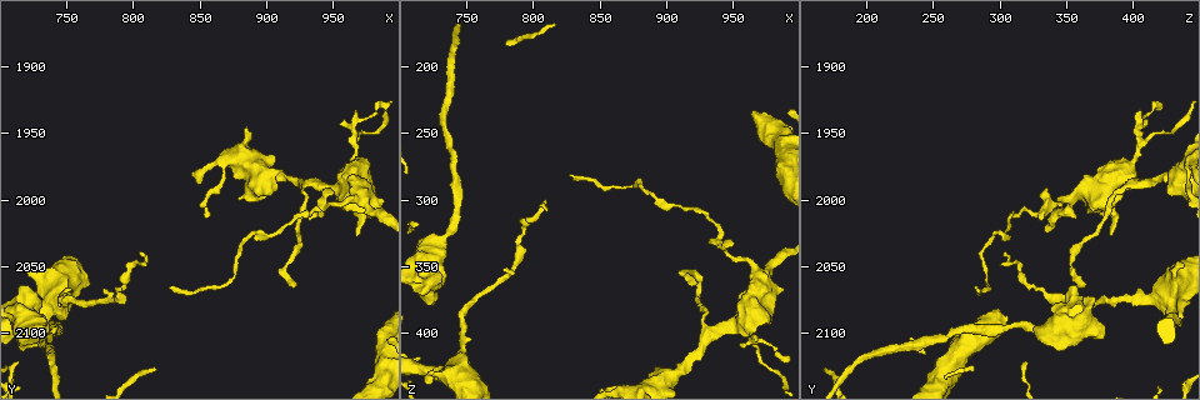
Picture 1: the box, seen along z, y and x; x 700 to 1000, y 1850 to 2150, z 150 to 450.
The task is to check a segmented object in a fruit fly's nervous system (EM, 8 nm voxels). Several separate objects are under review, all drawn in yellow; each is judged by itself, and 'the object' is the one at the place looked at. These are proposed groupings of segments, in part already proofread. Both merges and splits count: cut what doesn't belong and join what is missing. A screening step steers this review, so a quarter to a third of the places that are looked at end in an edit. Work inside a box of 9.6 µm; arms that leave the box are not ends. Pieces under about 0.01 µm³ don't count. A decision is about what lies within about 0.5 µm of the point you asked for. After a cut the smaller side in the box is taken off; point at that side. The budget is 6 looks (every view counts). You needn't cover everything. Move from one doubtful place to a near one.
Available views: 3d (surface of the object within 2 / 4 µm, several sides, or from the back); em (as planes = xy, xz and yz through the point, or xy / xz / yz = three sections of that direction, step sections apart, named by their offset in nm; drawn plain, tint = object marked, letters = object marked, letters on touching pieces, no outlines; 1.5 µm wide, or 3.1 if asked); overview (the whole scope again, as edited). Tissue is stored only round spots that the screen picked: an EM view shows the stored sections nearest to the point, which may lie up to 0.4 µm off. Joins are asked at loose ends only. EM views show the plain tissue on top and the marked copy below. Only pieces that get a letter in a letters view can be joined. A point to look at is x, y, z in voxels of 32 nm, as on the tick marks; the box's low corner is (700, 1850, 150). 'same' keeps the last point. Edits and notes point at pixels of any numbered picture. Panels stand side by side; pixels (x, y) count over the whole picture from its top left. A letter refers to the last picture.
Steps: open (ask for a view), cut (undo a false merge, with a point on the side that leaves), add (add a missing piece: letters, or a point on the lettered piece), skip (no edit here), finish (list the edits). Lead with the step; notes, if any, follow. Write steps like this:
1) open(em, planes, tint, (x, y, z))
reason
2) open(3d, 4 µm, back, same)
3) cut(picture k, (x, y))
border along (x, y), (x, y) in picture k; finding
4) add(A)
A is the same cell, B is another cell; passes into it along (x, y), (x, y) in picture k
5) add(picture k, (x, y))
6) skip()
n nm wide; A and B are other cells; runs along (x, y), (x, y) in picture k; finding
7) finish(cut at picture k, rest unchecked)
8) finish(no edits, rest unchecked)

open(3d, 4 µm, (808, 2040, 306))
thin end

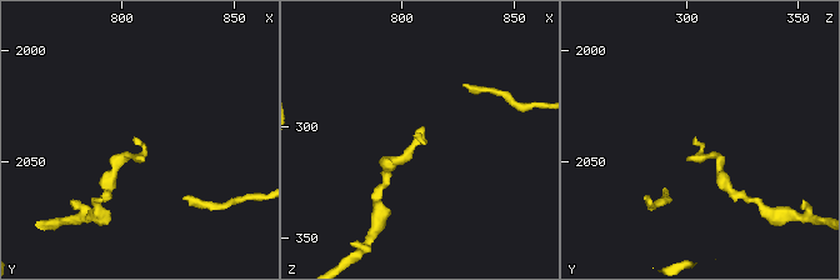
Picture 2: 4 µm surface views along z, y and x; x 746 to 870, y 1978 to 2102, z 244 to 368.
open(em, planes, letters, (805, 2040, 305))

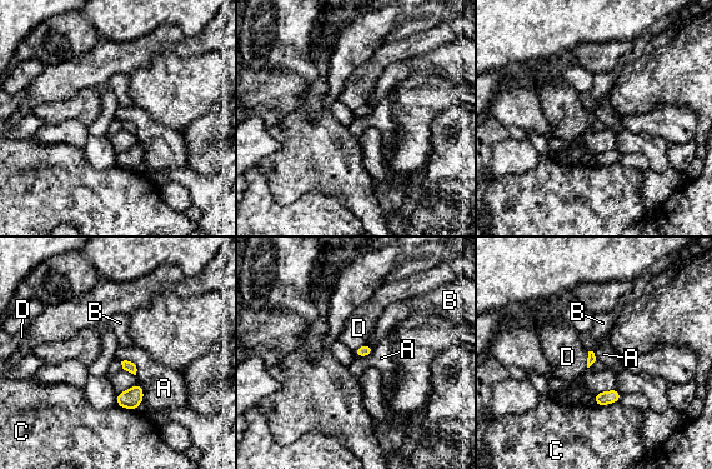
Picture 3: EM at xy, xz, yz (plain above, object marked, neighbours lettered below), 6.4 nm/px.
skip()
A, B, C and D are other cells; border along (121, 360), (133, 363), (136, 374) in picture 3; no lettered piece goes on from it

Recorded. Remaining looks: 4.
open(em, xy, step 4, tint, (948, 1992, 332))
thin end

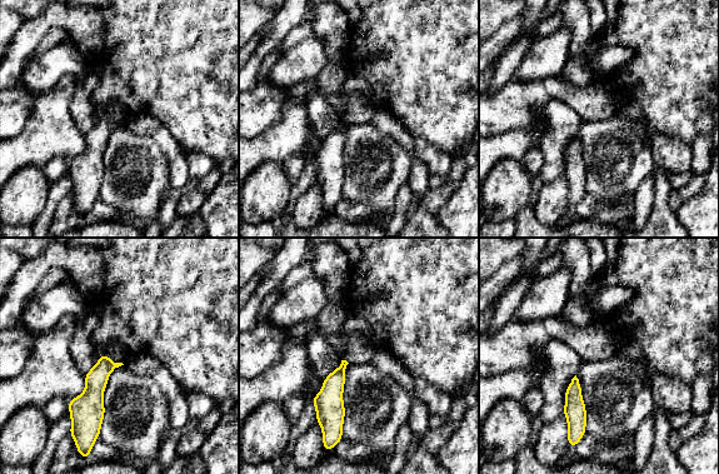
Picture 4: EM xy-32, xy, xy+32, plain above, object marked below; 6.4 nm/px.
open(em, xy, step 4, letters, same)

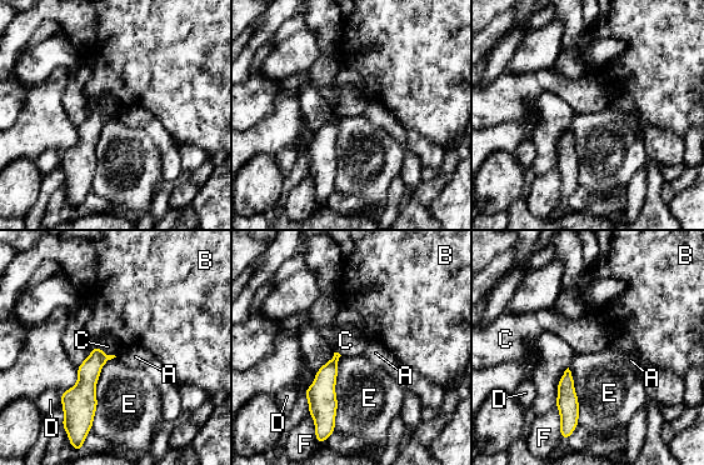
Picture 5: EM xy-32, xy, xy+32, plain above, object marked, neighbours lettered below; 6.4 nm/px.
skip()
A, B, C, D, E and F are other cells; border along (94, 345), (99, 348) in picture 5; no lettered piece goes on from it

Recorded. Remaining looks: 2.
finish(no edits, rest unchecked)

